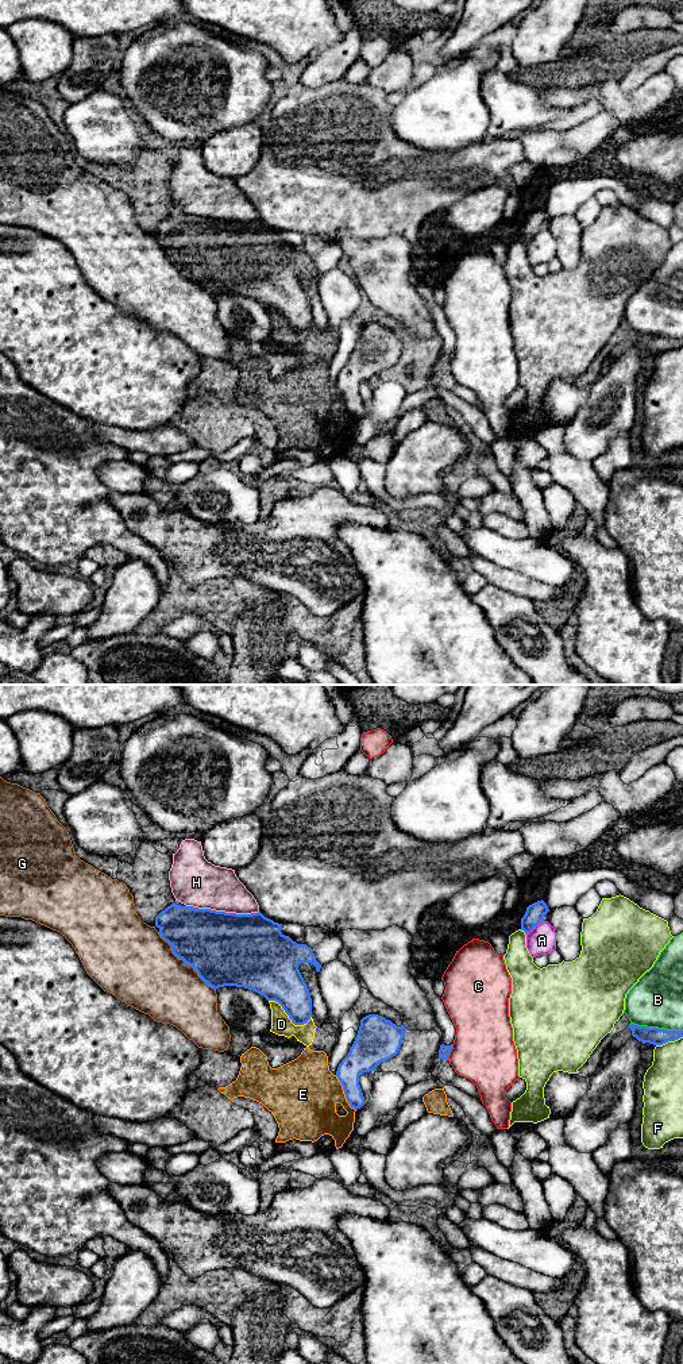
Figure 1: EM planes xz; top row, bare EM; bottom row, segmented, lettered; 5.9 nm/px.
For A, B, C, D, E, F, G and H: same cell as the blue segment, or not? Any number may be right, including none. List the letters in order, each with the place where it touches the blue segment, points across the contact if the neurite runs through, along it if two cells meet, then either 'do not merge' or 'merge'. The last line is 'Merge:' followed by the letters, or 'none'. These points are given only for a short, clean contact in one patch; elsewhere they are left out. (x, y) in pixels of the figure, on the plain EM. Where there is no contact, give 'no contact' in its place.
A: meets blue in xz at (533, 237); border along xz (543, 228), (525, 242); do not merge
B: meets blue in xz at (656, 336); do not merge
C: meets blue in xz at (448, 361); do not merge
D: meets blue in xz at (289, 326); border along xz (269, 308), (274, 308), (294, 332), (305, 332), (311, 327); do not merge
E: meets blue in xz at (344, 401); border along xz (335, 384), (342, 395), (346, 409), (355, 419); do not merge
F: meets blue in xz at (668, 349); do not merge
G: meets blue in xz at (185, 270); do not merge
H: meets blue in xz at (222, 220); do not merge
Merge: none

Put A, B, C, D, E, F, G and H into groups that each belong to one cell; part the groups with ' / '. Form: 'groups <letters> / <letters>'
groups A / B / C / D E / F / G / H

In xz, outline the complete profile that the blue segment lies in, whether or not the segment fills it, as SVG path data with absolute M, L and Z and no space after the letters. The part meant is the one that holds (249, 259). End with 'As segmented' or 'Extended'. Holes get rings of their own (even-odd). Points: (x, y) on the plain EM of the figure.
M171 212L155 226L155 235L159 238L161 246L171 254L173 262L192 274L208 294L215 298L224 294L252 298L267 309L278 311L294 334L304 334L310 328L312 307L298 274L301 271L310 271L319 281L321 273L316 269L310 255L297 253L281 240L282 232L274 231L261 220L236 223Z. As segmented

